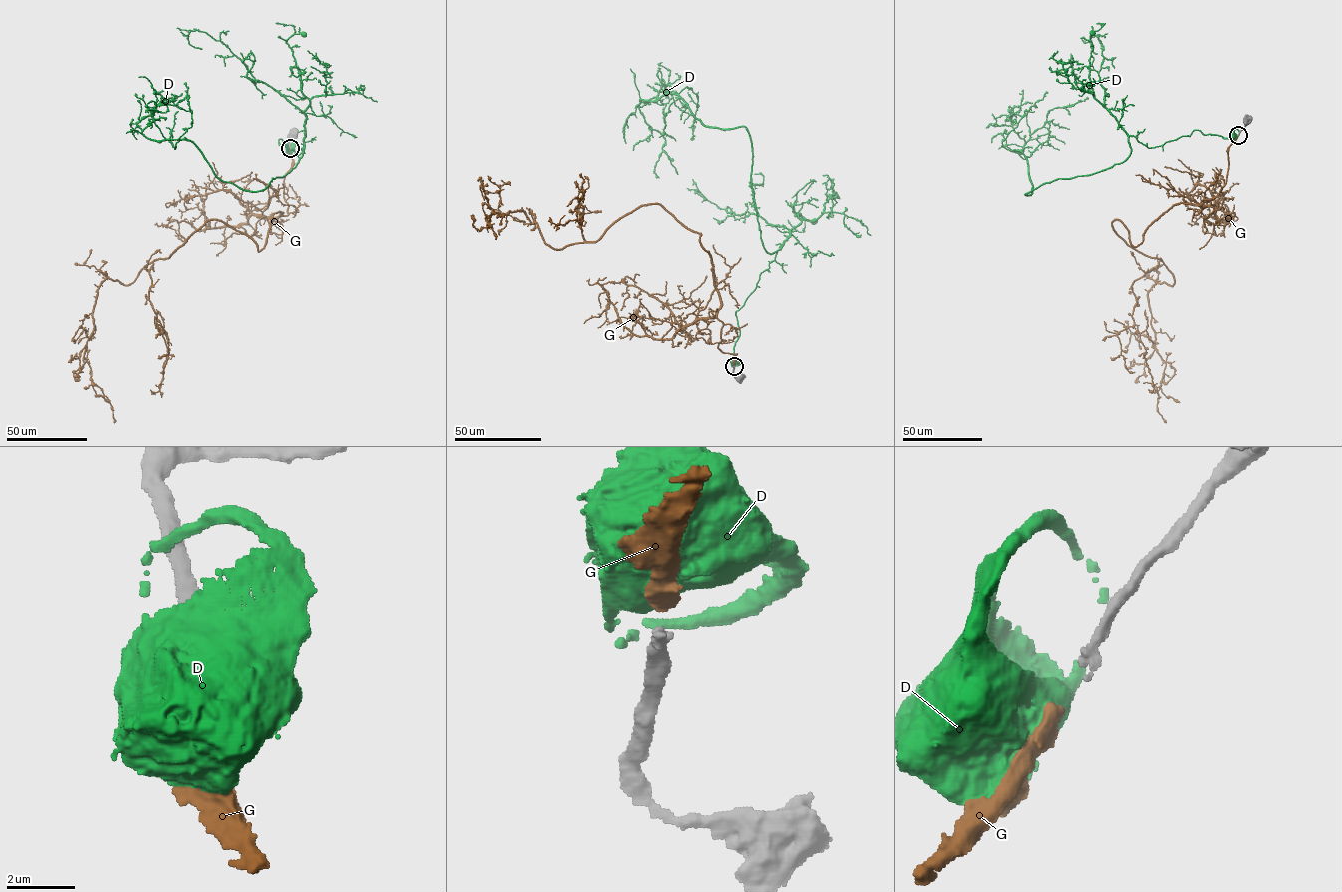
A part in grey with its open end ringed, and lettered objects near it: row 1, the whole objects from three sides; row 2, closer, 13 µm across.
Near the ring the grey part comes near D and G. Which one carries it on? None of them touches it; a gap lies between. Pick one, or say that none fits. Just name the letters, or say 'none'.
G

